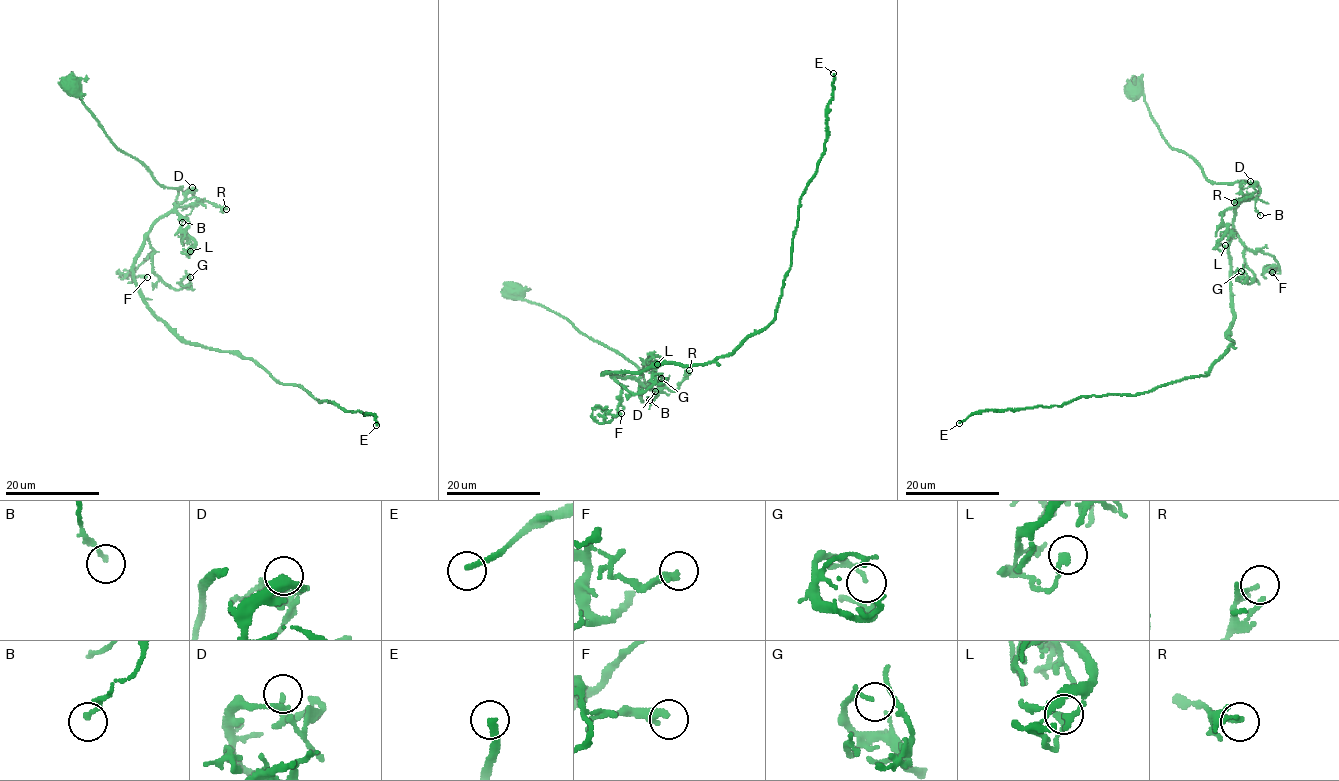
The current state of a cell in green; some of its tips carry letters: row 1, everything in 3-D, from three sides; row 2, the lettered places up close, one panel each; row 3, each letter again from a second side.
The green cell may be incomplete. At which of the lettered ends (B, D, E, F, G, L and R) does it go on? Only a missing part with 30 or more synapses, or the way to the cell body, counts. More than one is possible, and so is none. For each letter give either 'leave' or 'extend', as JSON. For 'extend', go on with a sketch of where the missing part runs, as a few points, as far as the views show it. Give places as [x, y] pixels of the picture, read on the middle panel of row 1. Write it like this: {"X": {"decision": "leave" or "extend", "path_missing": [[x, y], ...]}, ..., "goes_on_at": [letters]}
{"B": {"decision": "leave"}, "D": {"decision": "leave"}, "E": {"decision": "extend"}, "F": {"decision": "leave"}, "G": {"decision": "leave"}, "L": {"decision": "leave"}, "R": {"decision": "leave"}, "goes_on_at": ["E"]}

